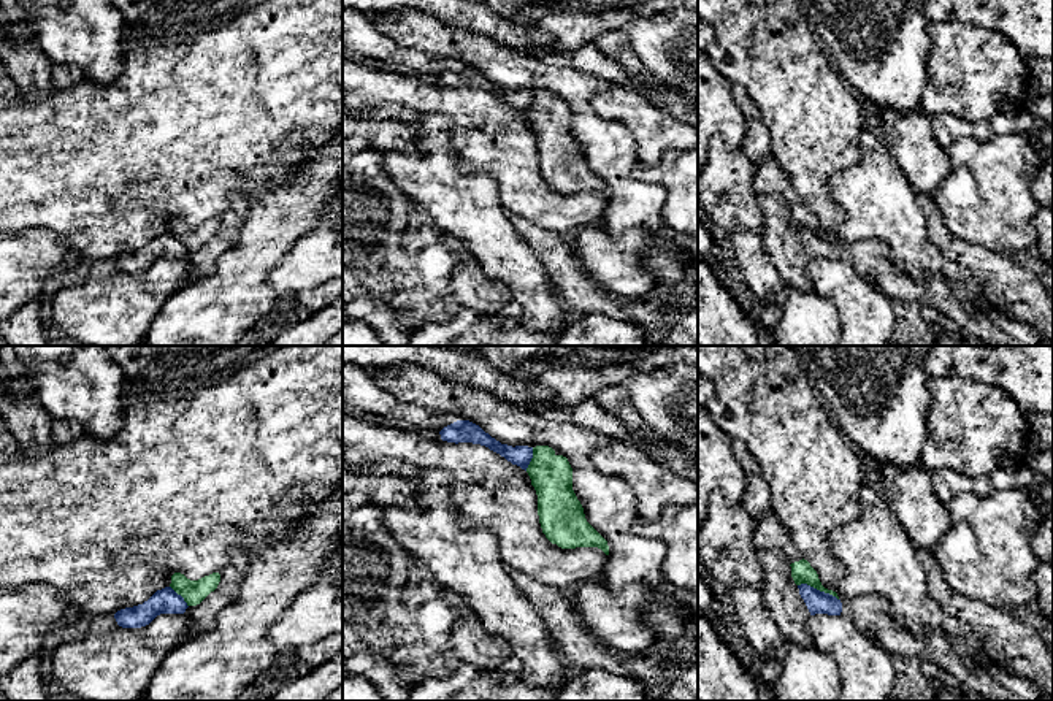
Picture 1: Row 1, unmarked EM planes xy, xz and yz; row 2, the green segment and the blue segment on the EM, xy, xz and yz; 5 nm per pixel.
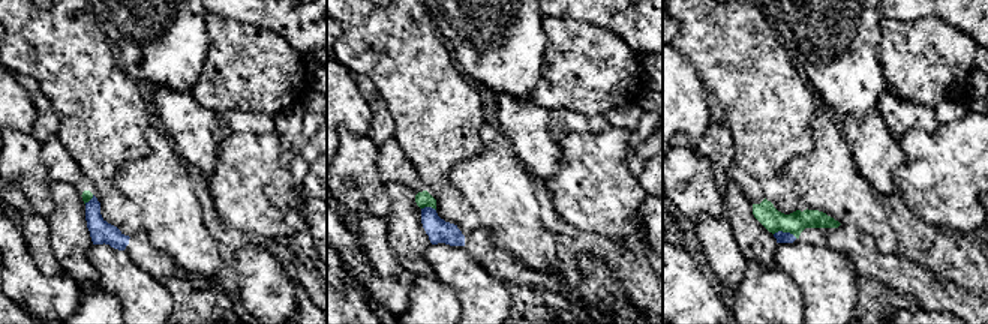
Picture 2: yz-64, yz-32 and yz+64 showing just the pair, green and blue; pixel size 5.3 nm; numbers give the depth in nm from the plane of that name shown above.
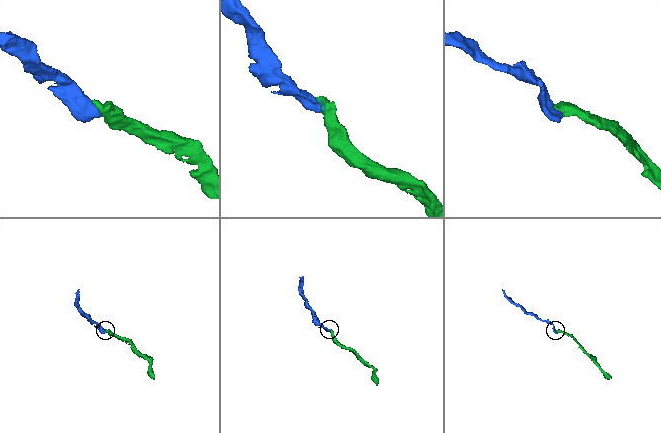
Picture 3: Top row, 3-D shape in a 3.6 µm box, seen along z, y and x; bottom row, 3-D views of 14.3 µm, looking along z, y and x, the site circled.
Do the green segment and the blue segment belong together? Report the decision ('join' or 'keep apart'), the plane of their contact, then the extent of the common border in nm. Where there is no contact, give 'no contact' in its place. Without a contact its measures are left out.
keep apart | yz | 220 nm

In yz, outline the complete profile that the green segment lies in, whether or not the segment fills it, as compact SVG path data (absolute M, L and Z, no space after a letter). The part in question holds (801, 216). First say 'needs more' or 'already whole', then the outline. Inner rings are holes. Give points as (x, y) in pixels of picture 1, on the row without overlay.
needs more; M772 152L761 157L758 168L753 170L753 181L758 195L771 193L791 208L791 222L796 230L807 228L839 244L836 236L821 230L817 216L802 203L790 179L775 162Z

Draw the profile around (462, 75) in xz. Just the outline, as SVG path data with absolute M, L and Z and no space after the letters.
M457 65L447 71L444 71L441 76L441 84L447 87L473 87L488 92L490 95L500 98L512 109L520 111L526 116L531 103L533 103L533 92L528 90L507 90L501 89L495 82L492 82L488 78L485 78L479 70L469 67L469 65Z

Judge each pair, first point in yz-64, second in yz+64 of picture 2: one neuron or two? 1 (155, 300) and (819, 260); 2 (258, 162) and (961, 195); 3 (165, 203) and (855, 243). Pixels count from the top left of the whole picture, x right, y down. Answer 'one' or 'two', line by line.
1: one
2: one
3: two

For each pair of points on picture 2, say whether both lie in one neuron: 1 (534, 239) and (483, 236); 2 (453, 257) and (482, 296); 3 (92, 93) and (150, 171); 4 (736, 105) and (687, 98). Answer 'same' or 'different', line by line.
1: different
2: same
3: different
4: different

